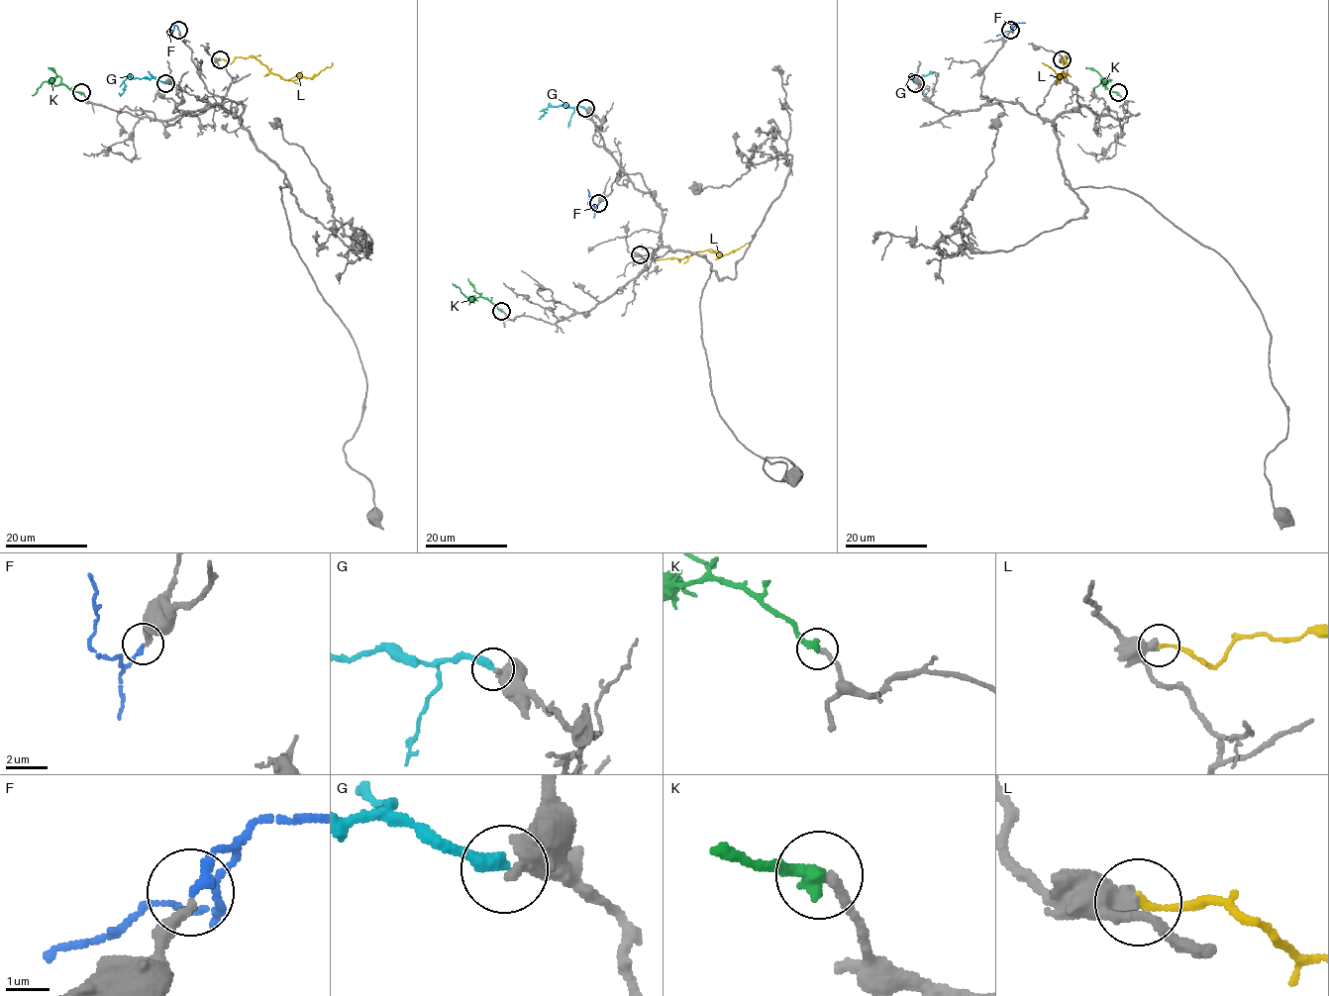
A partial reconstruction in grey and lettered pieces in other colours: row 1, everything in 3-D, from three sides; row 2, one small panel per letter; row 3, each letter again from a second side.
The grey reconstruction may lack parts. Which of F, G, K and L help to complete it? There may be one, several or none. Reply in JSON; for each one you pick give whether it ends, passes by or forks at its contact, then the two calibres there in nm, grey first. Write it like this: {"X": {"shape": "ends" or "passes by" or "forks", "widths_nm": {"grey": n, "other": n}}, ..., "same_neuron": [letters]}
{"F": {"shape": "ends", "widths_nm": {"grey": 280, "other": 240}}, "K": {"shape": "ends", "widths_nm": {"grey": 240, "other": 360}}, "same_neuron": ["F", "K"]}

